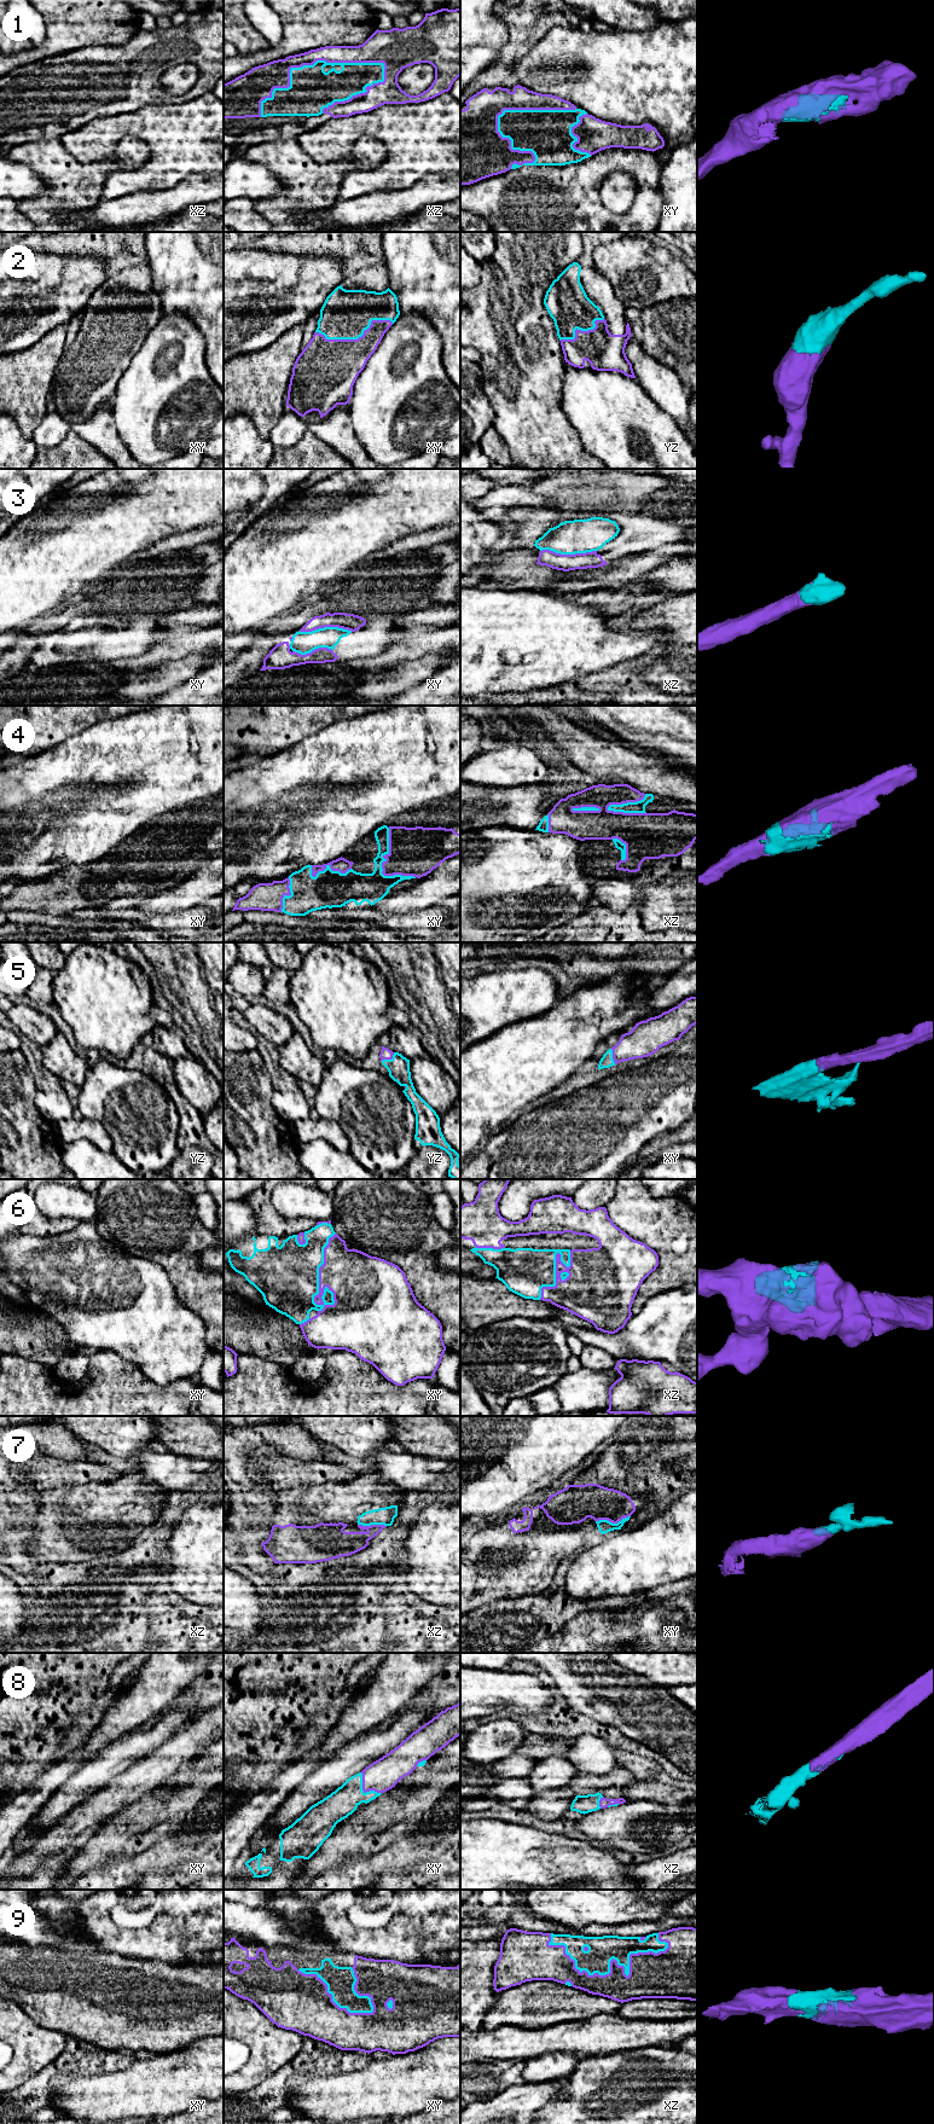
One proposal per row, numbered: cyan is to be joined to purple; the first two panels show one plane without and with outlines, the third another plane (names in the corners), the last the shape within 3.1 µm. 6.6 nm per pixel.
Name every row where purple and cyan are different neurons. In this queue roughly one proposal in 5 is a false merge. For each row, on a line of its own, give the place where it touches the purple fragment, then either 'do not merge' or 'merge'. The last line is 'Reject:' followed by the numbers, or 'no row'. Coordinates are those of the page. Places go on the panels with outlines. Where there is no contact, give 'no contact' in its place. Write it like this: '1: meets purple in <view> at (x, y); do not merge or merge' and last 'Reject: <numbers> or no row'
1: meets purple in xz at (307, 64); merge
2: meets purple in xy at (355, 340); merge
3: meets purple in xz at (568, 555); merge
4: meets purple in xy at (382, 866); merge
5: meets purple in yz at (389, 1058); merge
6: meets purple in xy at (319, 1275); merge
7: meets purple in xy at (613, 1522); merge
8: meets purple in xy at (364, 1791); merge
9: meets purple in xz at (610, 1966); merge
Reject: no row

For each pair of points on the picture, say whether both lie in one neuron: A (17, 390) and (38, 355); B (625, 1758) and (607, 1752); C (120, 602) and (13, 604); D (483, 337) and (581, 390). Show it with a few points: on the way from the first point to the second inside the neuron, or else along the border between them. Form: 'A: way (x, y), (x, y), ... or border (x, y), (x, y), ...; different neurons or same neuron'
A: way (25, 382), (38, 370), (38, 364); same neuron
B: border (619, 1752), (616, 1754), (616, 1766); different neurons
C: border (99, 580), (90, 584), (75, 601); different neurons
D: border (566, 363), (561, 388), (561, 407), (563, 410); different neurons

